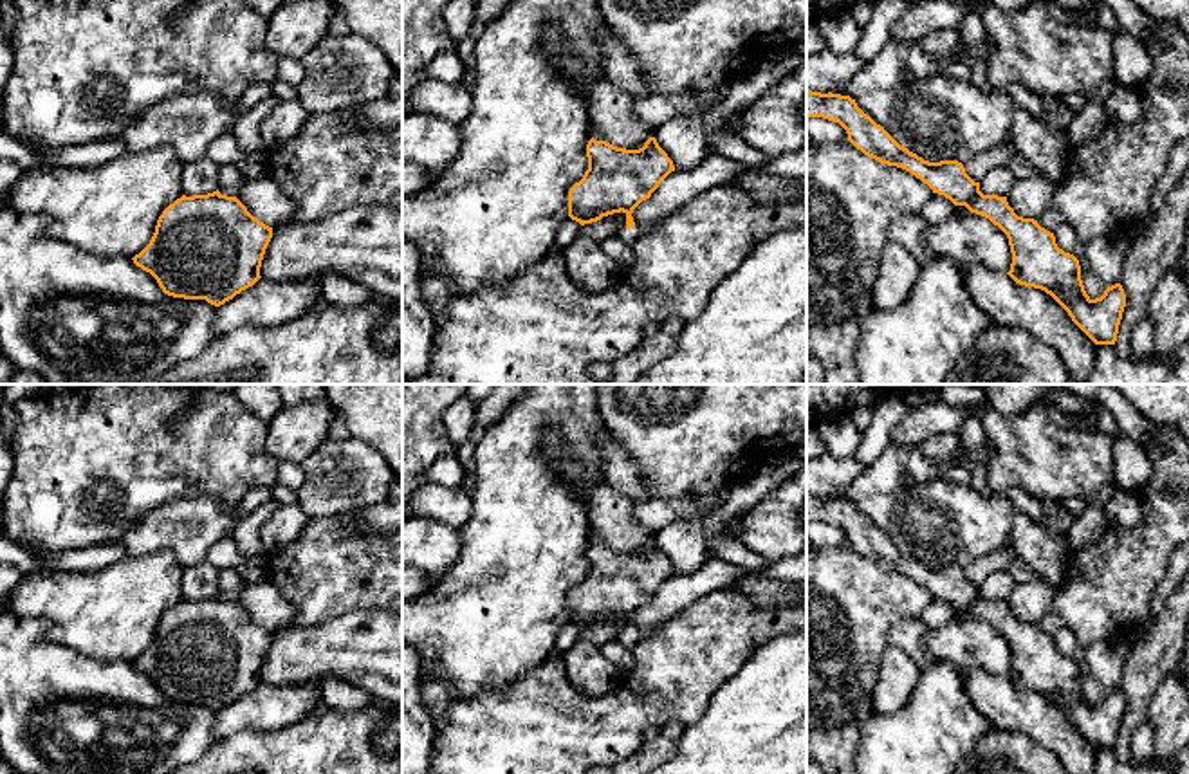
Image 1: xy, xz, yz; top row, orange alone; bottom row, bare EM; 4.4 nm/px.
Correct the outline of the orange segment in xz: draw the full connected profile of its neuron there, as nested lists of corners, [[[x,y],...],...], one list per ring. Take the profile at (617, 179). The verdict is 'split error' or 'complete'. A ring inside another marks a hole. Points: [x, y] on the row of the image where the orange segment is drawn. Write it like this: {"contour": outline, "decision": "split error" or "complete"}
{"contour": [[[592,137],[586,157],[588,170],[568,191],[568,217],[581,226],[622,211],[626,229],[633,227],[633,209],[675,171],[655,137],[639,150],[617,148]]], "decision": "complete"}

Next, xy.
{"contour": [[[217,189],[182,195],[170,204],[159,217],[150,244],[132,260],[157,280],[164,294],[220,307],[262,278],[260,267],[271,238],[272,227],[254,218],[236,197]]], "decision": "complete"}

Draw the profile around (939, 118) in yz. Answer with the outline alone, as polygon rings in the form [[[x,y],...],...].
[[[933,74],[855,97],[857,106],[900,146],[924,161],[967,164],[1003,143],[1016,103],[1005,90],[983,92],[971,79]]]

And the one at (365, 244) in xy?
[[[355,206],[316,222],[272,227],[260,276],[319,280],[339,272],[381,299],[402,301],[402,211]]]

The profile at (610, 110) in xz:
[[[545,31],[543,47],[554,67],[572,78],[585,94],[590,134],[595,141],[639,150],[655,135],[655,130],[635,115],[635,97],[615,87],[606,76],[592,76],[586,65],[563,41],[559,31]]]

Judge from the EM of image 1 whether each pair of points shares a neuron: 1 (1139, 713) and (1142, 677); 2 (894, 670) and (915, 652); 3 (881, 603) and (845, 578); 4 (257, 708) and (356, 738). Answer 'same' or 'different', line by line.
1: same
2: different
3: same
4: different

